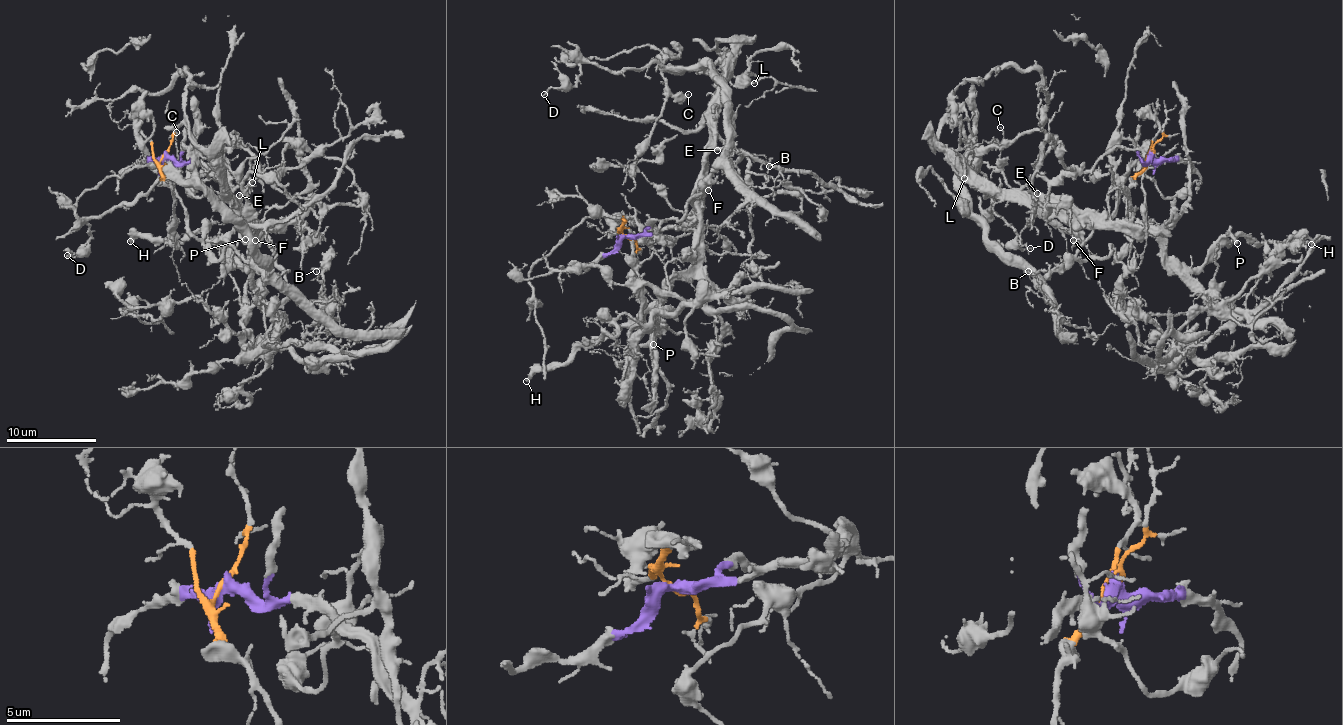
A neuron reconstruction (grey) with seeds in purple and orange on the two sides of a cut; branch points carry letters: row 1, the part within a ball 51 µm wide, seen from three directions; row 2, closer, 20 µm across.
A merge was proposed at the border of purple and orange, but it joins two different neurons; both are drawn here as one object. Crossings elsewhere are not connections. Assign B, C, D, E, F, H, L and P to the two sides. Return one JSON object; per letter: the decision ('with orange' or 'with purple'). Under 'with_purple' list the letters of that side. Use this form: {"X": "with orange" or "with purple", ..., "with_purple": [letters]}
{"B": "with orange", "C": "with orange", "D": "with orange", "E": "with purple", "F": "with orange", "H": "with purple", "L": "with purple", "P": "with purple", "with_purple": ["E", "H", "L", "P"]}

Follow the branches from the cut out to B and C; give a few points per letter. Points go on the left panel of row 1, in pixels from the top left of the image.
B: (164, 156), (160, 170), (180, 200), (187, 229), (217, 258), (231, 245), (313, 303), (324, 299), (317, 270)
C: (164, 156), (187, 229), (219, 258), (231, 245), (268, 276), (227, 209), (156, 168), (177, 161), (177, 132)

